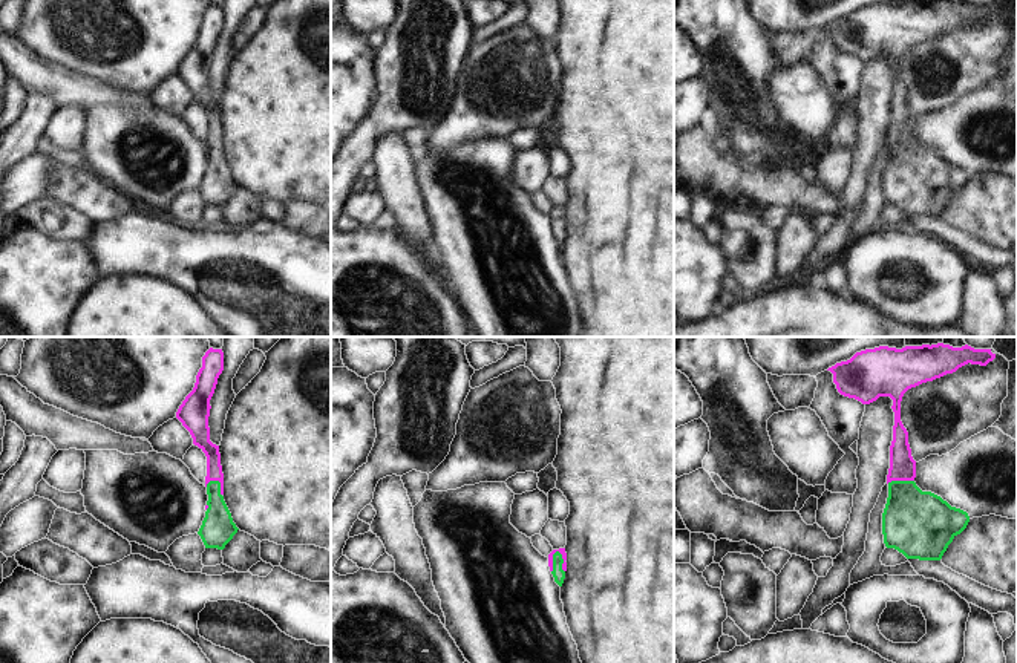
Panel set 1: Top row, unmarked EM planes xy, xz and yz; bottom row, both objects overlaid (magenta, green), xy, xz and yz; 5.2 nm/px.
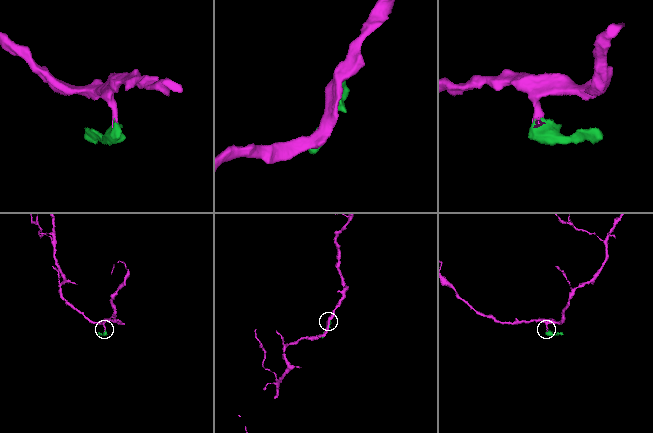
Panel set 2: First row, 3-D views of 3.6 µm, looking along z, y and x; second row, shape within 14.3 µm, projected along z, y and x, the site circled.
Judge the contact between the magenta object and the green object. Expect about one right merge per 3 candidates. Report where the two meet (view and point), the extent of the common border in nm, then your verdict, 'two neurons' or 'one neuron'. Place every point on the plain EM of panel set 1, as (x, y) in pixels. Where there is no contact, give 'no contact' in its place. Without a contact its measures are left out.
meets magenta in xz at (564, 218); contact 130 nm long; one neuron

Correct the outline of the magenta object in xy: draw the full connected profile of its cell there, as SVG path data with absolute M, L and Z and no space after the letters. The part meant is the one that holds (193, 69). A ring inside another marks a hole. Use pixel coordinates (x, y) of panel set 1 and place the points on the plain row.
M210 5L202 14L202 24L196 32L193 47L185 54L176 69L176 75L190 89L193 101L207 113L205 144L208 158L205 175L198 188L205 205L224 207L237 190L231 170L224 158L224 130L219 103L210 98L210 57L214 51L217 35L224 28L222 6Z

